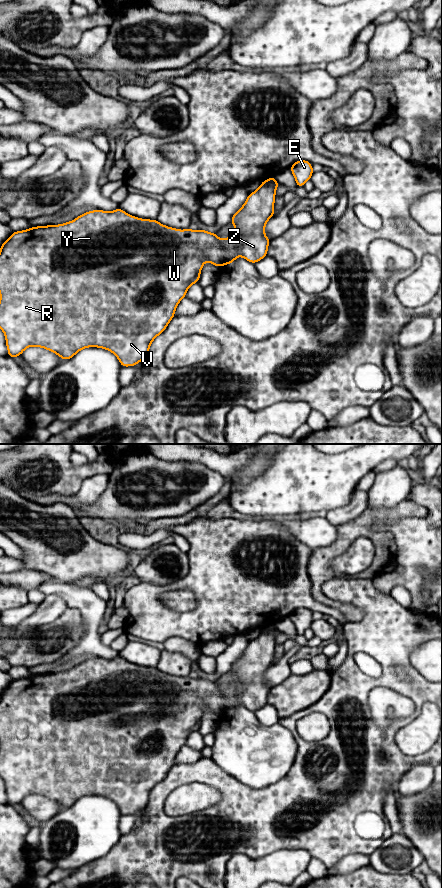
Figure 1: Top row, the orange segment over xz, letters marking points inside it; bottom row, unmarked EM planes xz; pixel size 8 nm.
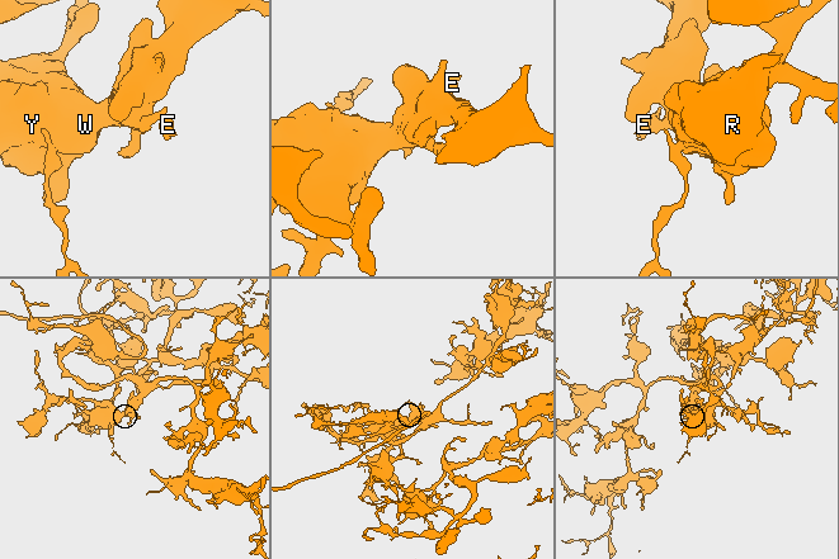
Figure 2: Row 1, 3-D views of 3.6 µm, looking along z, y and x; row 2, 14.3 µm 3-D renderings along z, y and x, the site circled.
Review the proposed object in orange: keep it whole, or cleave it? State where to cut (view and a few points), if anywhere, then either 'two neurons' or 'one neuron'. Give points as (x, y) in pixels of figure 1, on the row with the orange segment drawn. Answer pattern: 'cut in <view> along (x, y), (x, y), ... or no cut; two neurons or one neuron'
cut in xz along (274, 180), (272, 185), (275, 189); two neurons

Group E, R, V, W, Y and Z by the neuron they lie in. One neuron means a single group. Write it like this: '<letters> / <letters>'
E / R V W Y Z

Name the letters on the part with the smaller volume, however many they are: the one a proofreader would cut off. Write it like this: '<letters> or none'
E

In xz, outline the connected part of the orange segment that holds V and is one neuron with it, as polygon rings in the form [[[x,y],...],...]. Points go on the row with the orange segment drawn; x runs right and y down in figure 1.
[[[276,177],[262,181],[260,187],[249,194],[244,205],[232,216],[230,223],[235,226],[233,233],[226,239],[219,239],[216,233],[202,230],[178,230],[159,223],[156,219],[140,219],[127,214],[120,207],[112,212],[93,210],[86,212],[76,219],[48,226],[31,227],[23,231],[16,231],[0,246],[0,329],[5,334],[6,346],[9,357],[16,358],[22,352],[32,346],[42,347],[52,351],[63,360],[69,360],[80,350],[88,347],[98,347],[114,353],[122,367],[135,366],[147,358],[152,341],[166,329],[169,322],[175,316],[178,303],[186,296],[188,288],[198,283],[200,272],[206,261],[212,265],[221,267],[231,264],[238,256],[255,264],[267,256],[267,250],[271,239],[265,236],[265,225],[274,216],[275,188],[272,186]]]

